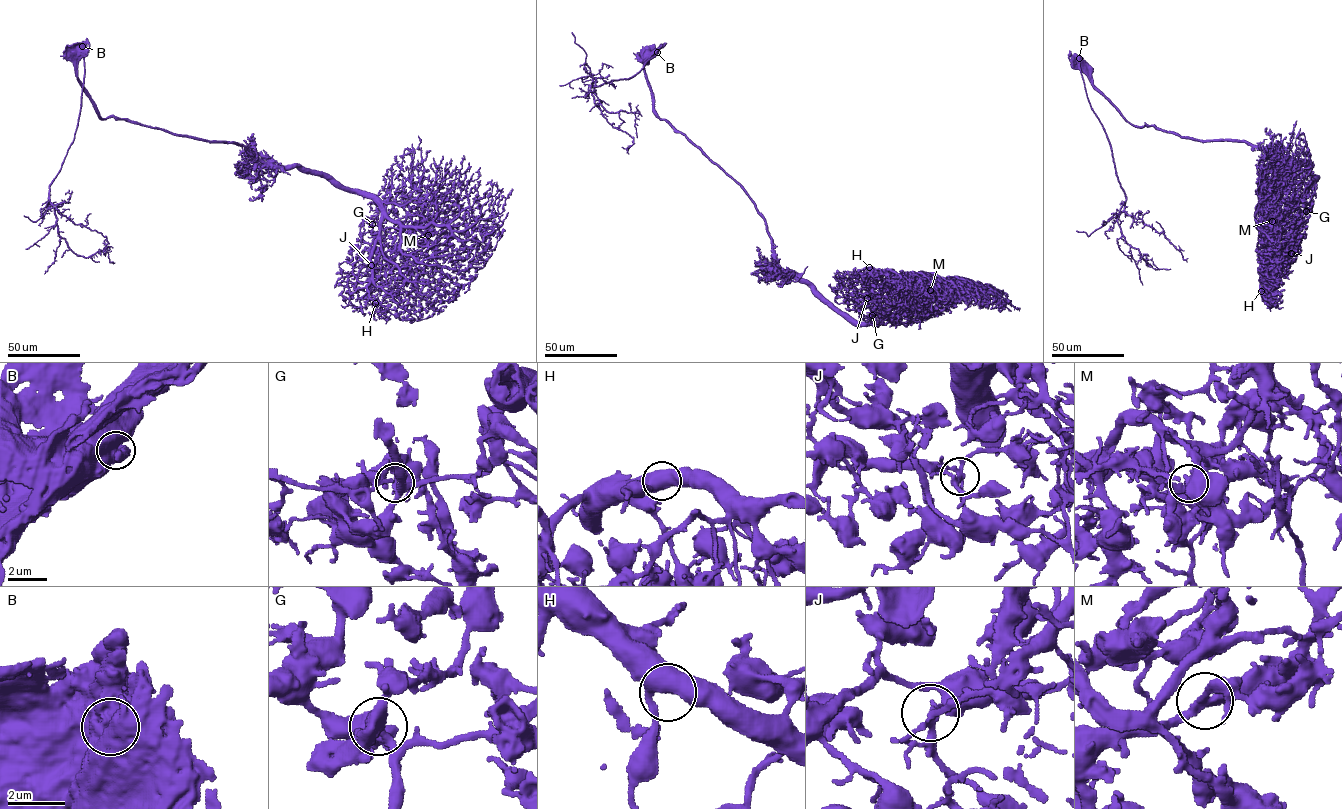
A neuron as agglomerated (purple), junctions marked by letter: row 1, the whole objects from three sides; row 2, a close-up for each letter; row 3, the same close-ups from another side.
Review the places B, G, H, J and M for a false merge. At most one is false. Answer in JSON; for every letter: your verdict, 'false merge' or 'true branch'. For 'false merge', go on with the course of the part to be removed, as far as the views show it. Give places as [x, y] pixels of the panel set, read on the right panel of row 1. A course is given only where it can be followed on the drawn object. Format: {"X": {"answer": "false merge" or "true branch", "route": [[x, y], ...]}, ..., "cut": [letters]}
{"B": {"answer": "false merge", "route": [[1079, 58], [1085, 93], [1125, 198], [1117, 217], [1121, 233], [1149, 266], [1146, 258], [1158, 269], [1170, 268]]}, "G": {"answer": "true branch"}, "H": {"answer": "true branch"}, "J": {"answer": "true branch"}, "M": {"answer": "true branch"}, "cut": ["B"]}

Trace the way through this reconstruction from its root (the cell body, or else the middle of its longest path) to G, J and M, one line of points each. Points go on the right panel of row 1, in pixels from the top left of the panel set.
G: (1083, 64), (1089, 80), (1132, 124), (1200, 140), (1242, 140), (1302, 163), (1314, 179), (1306, 211)
J: (1083, 64), (1089, 80), (1132, 124), (1200, 140), (1242, 140), (1302, 163), (1314, 179), (1298, 204), (1291, 253)
M: (1083, 64), (1089, 80), (1132, 124), (1200, 140), (1242, 140), (1302, 163), (1314, 178), (1311, 187), (1272, 221)

